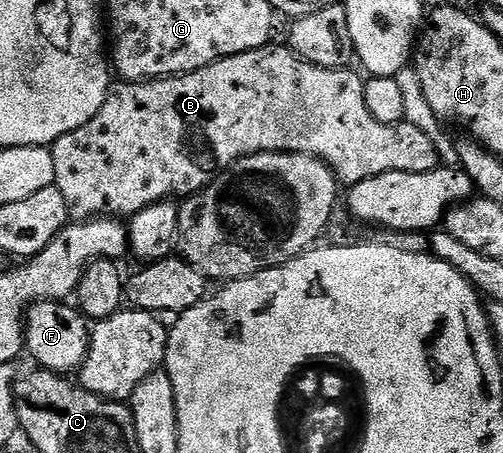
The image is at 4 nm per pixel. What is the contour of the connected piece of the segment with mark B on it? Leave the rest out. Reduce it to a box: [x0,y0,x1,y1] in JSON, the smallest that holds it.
[49,43,440,222]

